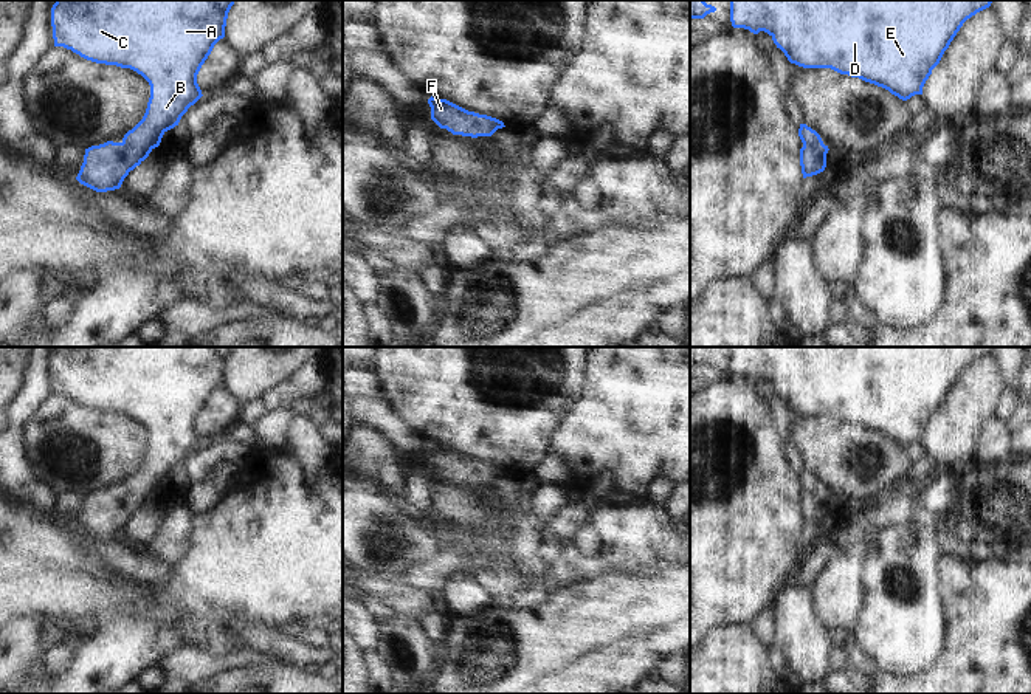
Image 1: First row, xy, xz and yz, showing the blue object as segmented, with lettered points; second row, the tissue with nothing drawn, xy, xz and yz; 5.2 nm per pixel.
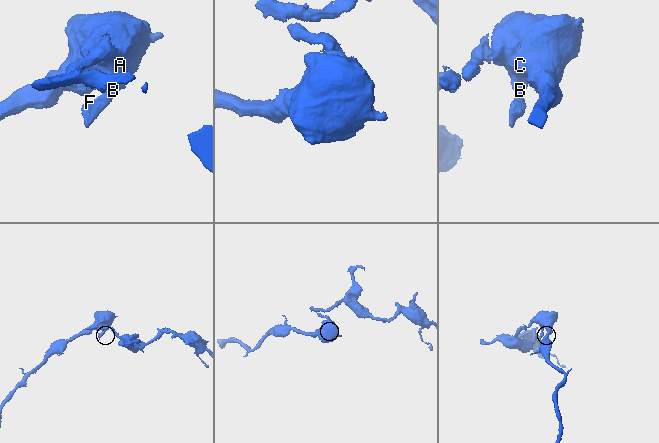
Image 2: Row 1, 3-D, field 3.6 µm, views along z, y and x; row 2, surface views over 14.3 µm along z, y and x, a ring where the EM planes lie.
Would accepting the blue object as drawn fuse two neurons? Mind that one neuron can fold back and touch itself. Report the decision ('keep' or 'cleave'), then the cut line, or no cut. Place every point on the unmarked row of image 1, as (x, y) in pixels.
keep | no cut

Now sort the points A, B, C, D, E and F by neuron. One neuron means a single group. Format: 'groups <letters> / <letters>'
groups A B C D E F

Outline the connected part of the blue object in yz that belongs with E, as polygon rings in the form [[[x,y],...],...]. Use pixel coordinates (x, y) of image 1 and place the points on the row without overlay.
[[[730,347],[733,375],[767,380],[791,411],[831,415],[888,437],[902,448],[922,441],[922,434],[963,373],[992,347]]]

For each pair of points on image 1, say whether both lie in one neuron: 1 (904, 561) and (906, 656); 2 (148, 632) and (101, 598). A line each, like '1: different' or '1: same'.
1: same
2: different

